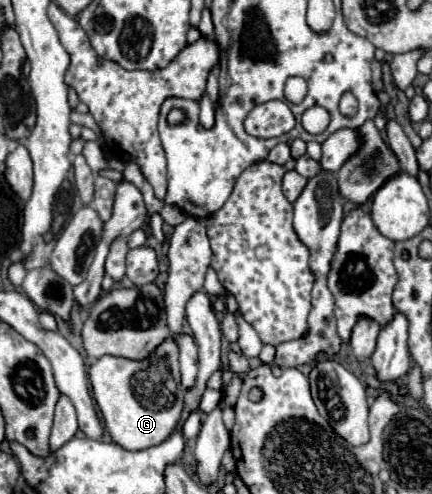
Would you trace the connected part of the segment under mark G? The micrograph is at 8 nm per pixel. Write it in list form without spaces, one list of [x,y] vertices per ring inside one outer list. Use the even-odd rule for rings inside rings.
[[[167,337],[151,357],[141,361],[103,355],[89,367],[89,379],[105,427],[111,439],[121,447],[139,451],[159,445],[181,425],[185,389],[179,377],[179,347],[173,337]]]

